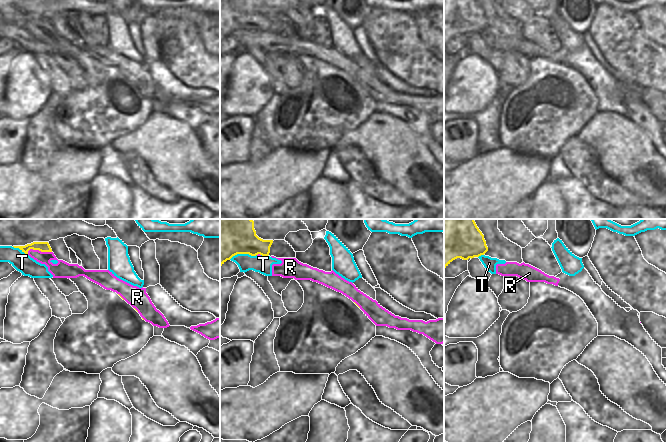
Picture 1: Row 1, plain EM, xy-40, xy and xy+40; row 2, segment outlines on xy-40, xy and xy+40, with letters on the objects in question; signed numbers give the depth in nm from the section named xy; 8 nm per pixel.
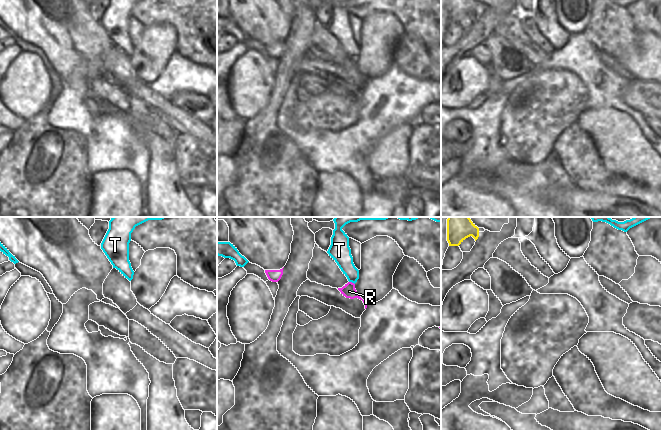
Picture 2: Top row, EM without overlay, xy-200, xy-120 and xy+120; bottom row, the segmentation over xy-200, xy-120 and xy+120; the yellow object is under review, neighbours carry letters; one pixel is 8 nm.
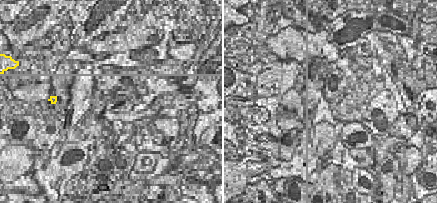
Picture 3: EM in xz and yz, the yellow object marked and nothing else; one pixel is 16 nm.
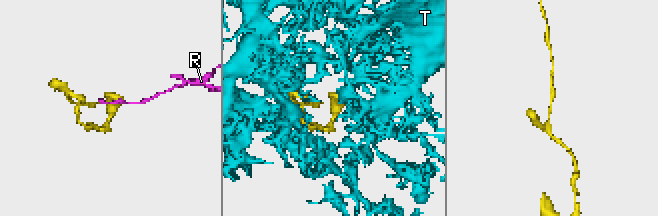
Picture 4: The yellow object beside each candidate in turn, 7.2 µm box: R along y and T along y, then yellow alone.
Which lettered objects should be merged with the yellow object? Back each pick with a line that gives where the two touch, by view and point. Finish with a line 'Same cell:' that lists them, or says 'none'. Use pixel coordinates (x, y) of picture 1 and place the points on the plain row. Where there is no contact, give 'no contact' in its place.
Same cell: none

